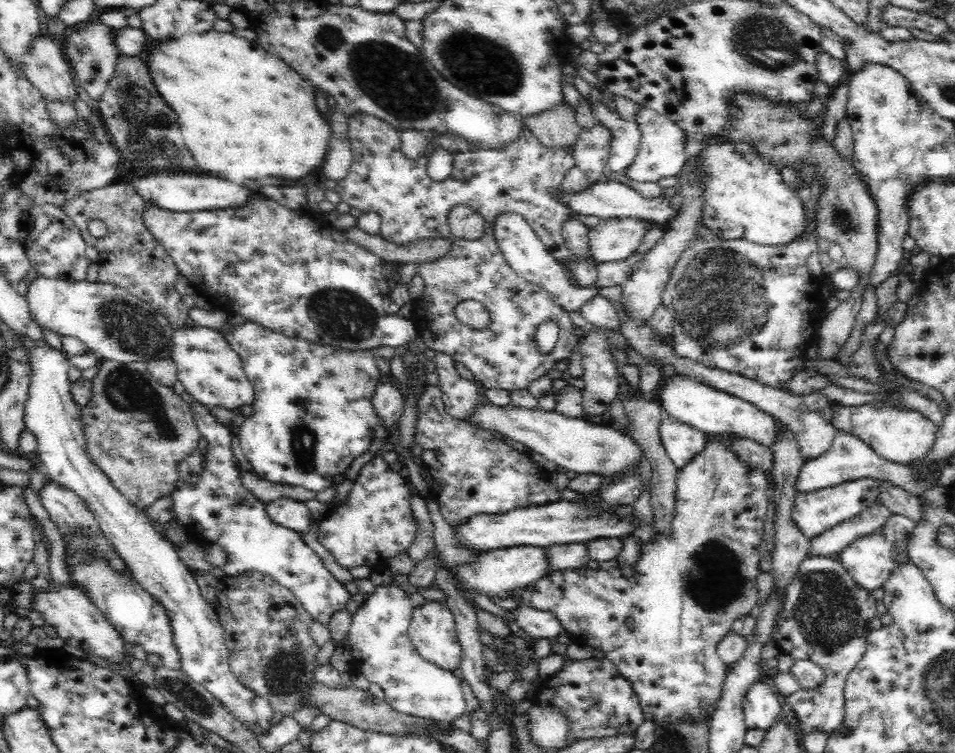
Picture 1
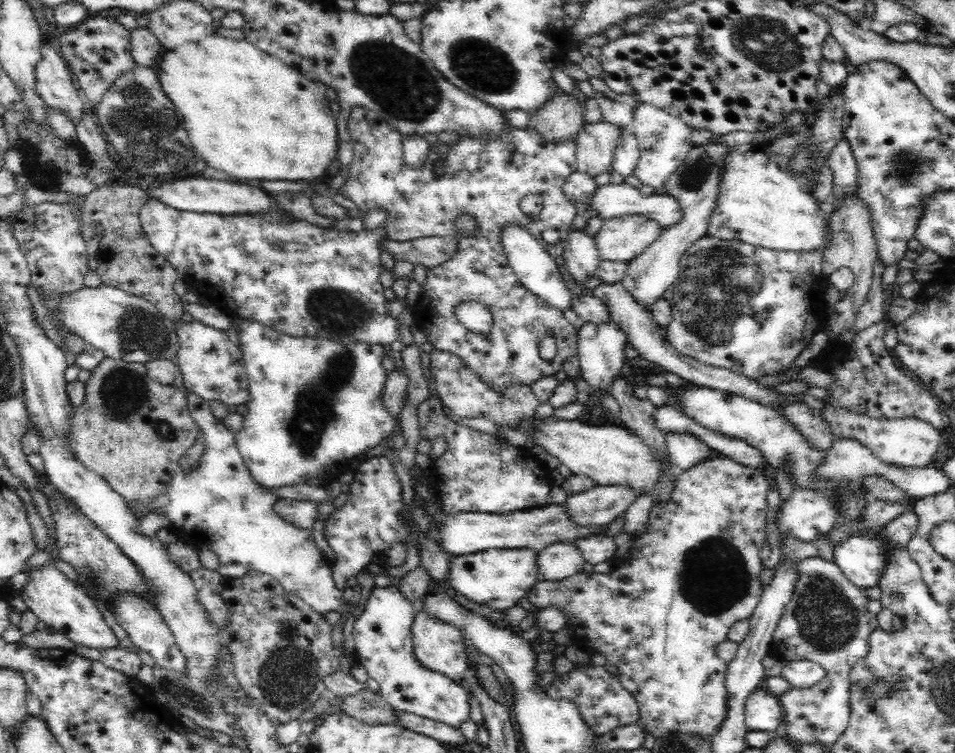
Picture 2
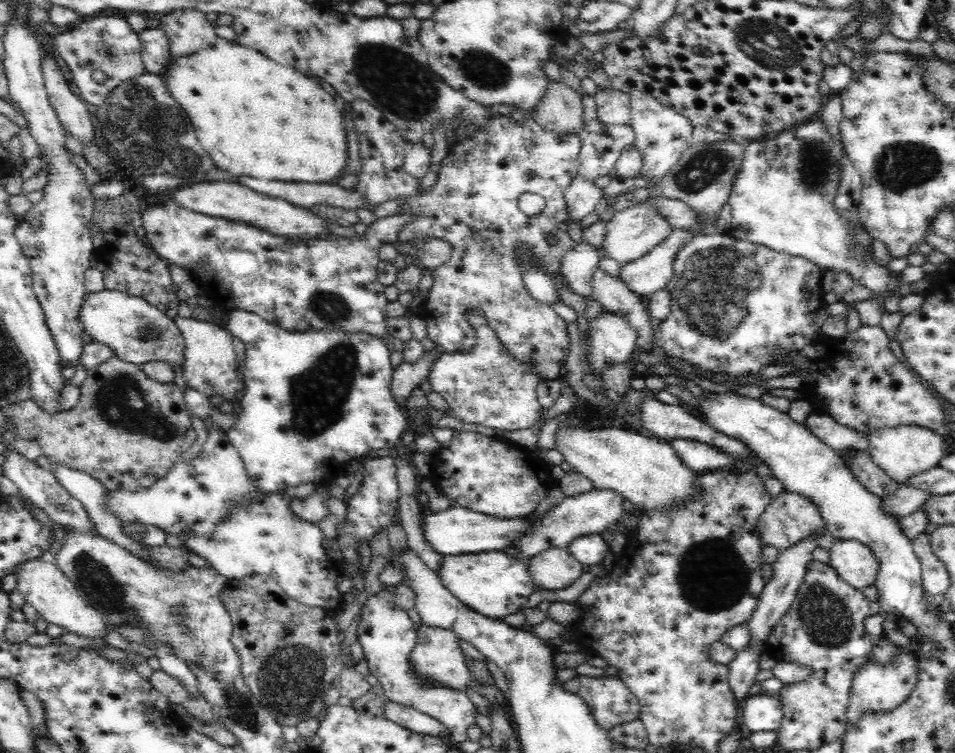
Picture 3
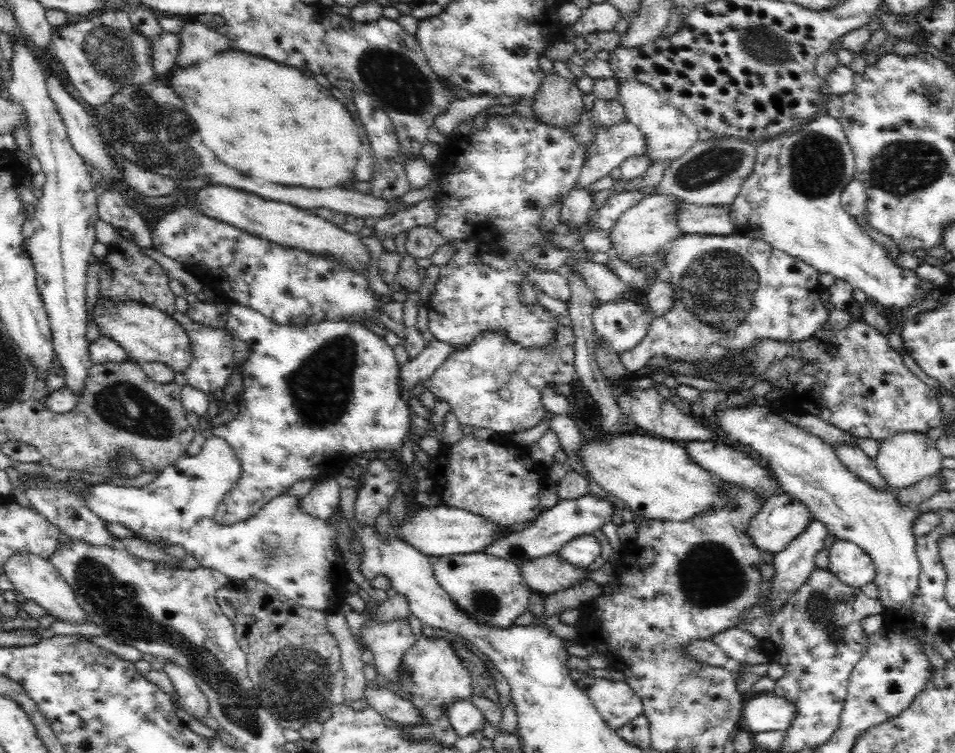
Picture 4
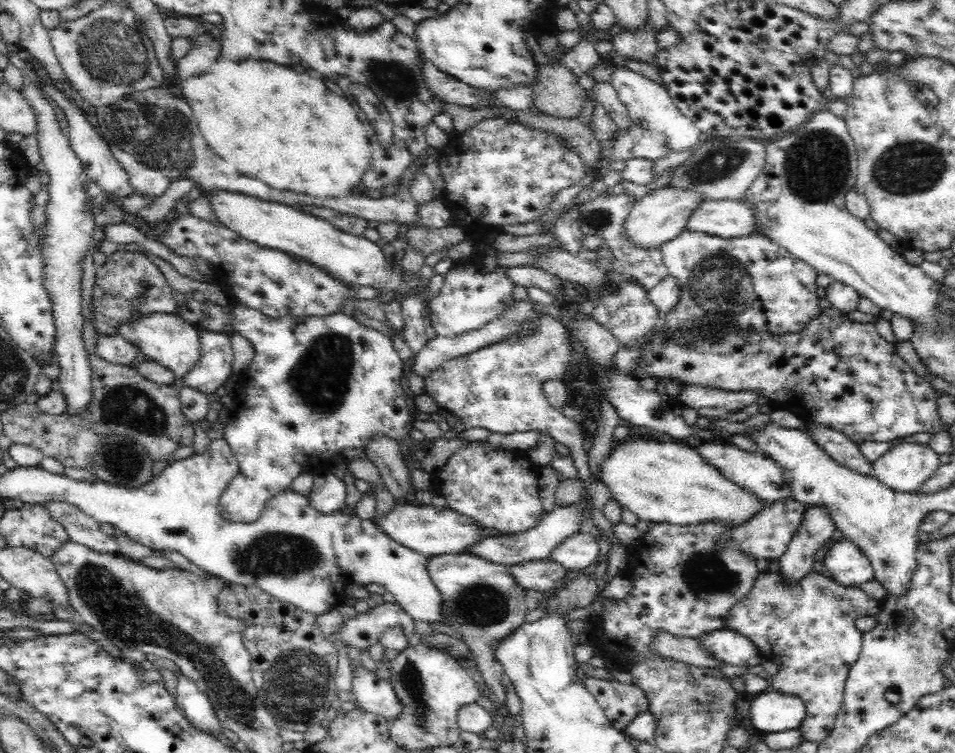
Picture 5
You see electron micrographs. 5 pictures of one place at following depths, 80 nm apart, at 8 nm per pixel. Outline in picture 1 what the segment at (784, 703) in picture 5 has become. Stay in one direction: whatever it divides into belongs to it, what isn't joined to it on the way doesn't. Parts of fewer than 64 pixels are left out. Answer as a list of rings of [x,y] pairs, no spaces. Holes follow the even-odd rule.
[[[761,679],[755,681],[742,701],[744,724],[748,729],[766,731],[776,722],[780,714],[780,700],[774,687],[764,683]]]

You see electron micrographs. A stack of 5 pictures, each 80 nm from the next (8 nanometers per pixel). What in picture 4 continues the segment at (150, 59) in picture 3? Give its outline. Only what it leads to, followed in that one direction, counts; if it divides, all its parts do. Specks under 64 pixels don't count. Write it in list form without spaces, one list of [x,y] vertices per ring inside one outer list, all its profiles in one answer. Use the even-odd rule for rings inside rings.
[[[160,30],[160,34],[154,38],[144,37],[148,41],[148,57],[152,59],[153,72],[159,78],[175,65],[180,39],[174,33],[163,30]]]

